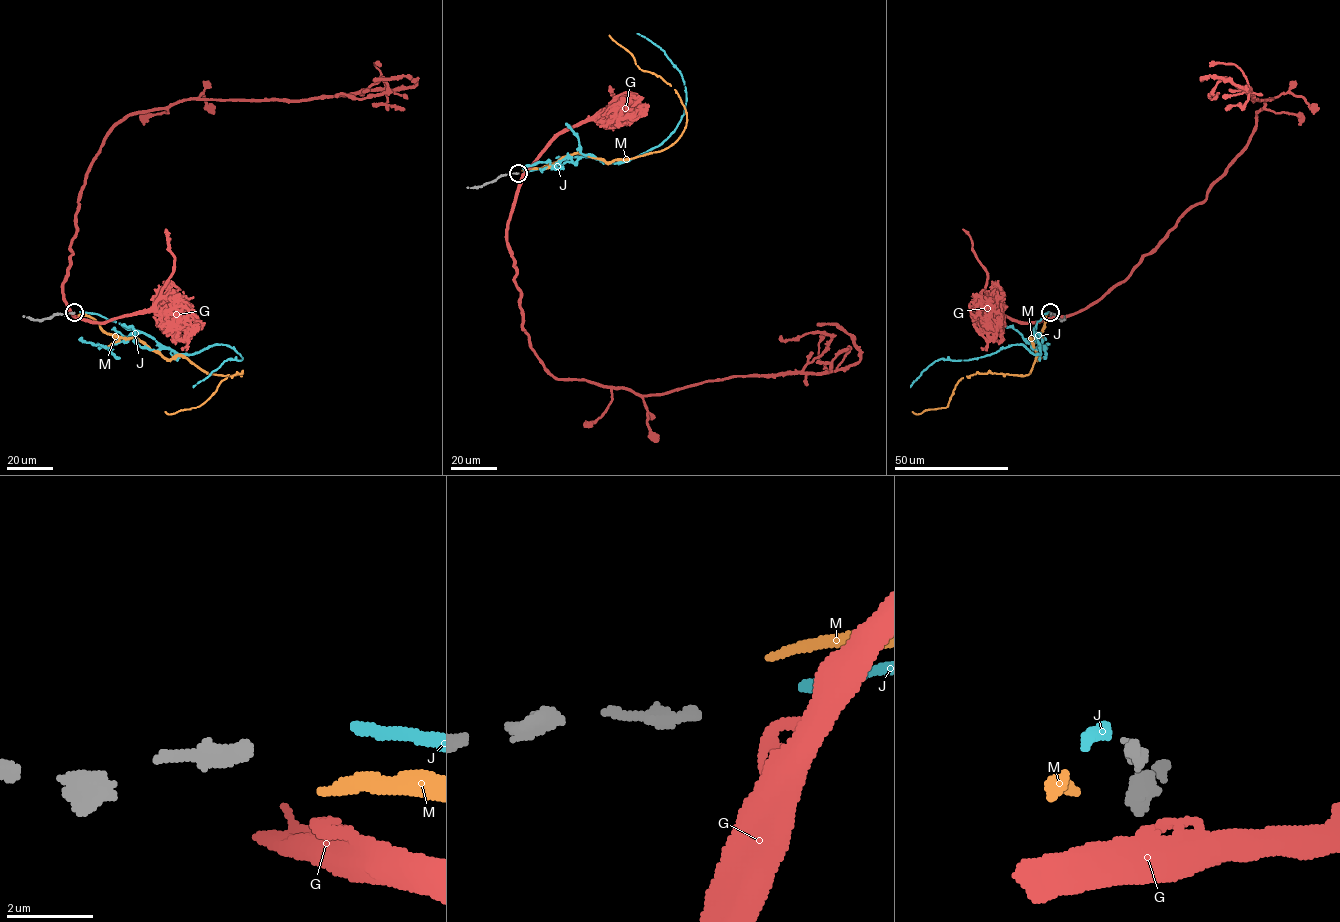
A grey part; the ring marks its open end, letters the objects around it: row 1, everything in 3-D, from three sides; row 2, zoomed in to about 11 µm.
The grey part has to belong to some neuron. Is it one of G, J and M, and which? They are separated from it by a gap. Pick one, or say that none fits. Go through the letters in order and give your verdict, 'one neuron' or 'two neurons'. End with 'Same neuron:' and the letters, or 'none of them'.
G: two neurons
J: one neuron
M: two neurons
Same neuron: J

